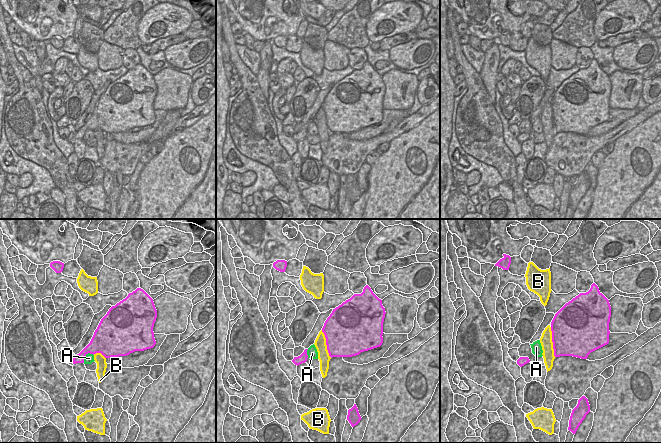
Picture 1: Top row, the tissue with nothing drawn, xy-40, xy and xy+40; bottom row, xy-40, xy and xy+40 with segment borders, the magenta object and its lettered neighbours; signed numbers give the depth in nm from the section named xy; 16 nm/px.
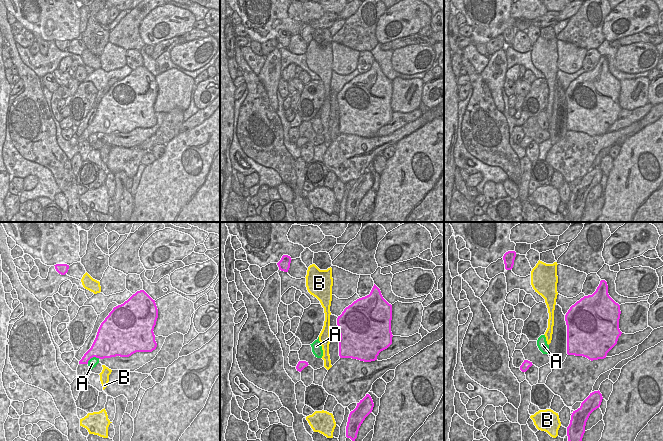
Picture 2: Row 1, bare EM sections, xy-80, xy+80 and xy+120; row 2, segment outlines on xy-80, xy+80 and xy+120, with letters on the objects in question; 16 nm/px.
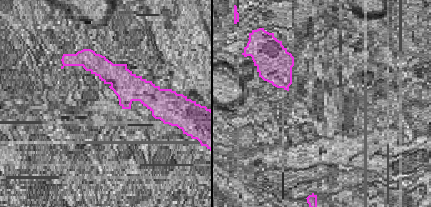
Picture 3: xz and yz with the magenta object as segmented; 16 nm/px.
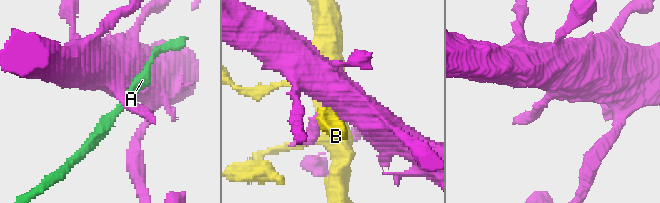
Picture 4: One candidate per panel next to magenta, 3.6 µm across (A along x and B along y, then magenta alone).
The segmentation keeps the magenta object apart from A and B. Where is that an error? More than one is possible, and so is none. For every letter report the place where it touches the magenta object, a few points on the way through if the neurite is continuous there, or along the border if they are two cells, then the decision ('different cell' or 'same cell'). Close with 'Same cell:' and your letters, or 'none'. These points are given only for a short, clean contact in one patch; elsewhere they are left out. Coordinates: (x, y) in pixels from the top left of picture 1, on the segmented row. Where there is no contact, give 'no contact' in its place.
A: meets magenta in xy-40 at (85, 355); border along xy-40 (93, 354), (88, 353), (83, 362); different cell
B: meets magenta in xy+40 at (552, 341); different cell
Same cell: none

